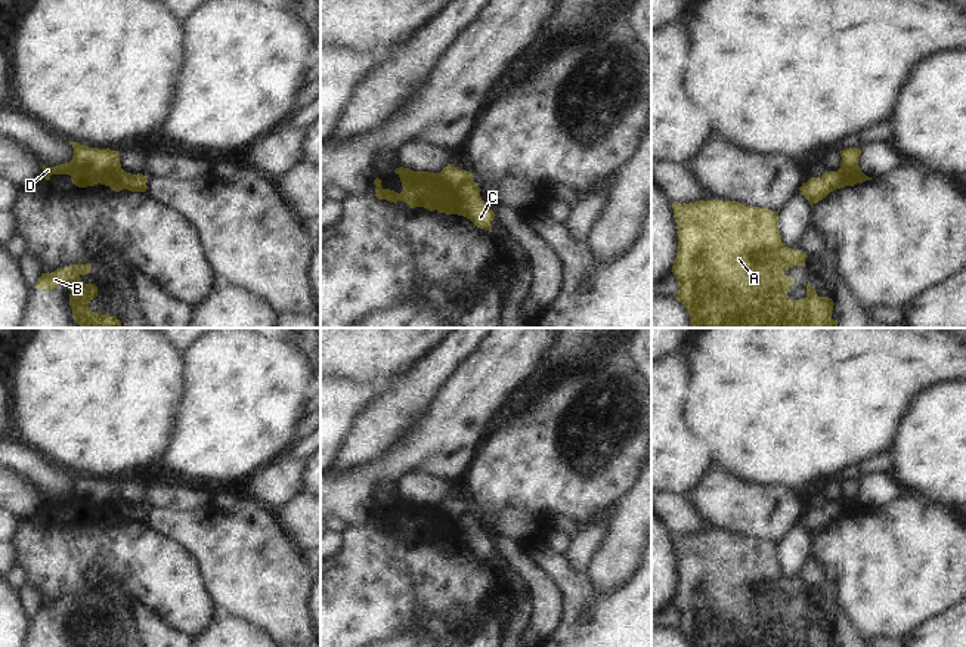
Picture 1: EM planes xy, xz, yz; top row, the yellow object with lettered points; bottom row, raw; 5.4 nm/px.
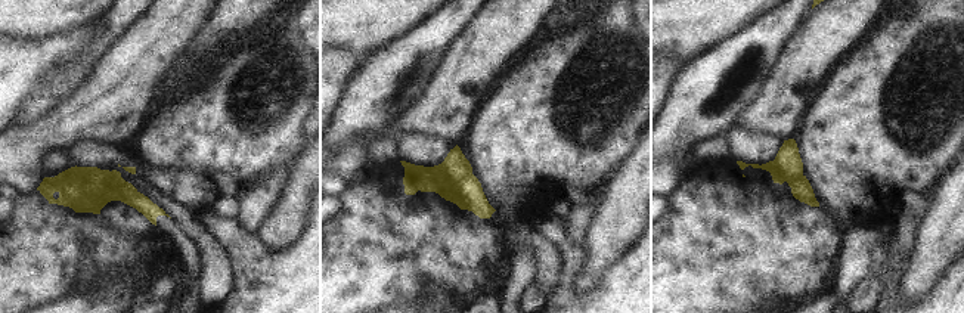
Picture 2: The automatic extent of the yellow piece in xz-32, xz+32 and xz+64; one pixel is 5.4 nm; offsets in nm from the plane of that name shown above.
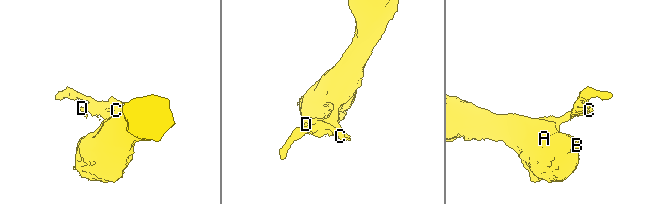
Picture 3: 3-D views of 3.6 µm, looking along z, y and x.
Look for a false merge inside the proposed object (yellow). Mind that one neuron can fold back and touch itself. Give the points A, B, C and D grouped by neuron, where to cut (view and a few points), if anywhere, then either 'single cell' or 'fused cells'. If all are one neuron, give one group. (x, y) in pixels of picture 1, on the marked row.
groups A B / C D; cut xz (439, 173), (452, 183), (467, 183), (471, 180); fused cells

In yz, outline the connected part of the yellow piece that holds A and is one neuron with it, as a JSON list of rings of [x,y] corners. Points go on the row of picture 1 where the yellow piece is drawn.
[[[722,199],[672,204],[672,208],[678,229],[678,253],[672,266],[679,287],[675,298],[687,309],[691,328],[837,328],[832,318],[833,300],[818,297],[809,284],[804,300],[786,297],[795,279],[784,272],[793,266],[805,267],[808,256],[781,242],[778,211]]]

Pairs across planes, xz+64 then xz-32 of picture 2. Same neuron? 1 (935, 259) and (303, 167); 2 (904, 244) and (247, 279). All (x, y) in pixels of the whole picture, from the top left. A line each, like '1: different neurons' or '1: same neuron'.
1: same neuron
2: different neurons

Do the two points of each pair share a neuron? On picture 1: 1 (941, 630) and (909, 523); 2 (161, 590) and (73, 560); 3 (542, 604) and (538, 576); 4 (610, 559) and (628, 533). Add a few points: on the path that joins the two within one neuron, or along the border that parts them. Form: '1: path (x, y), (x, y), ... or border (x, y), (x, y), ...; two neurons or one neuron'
1: border (950, 606), (909, 631); two neurons
2: path (139, 567), (127, 560), (95, 560); one neuron
3: path (542, 597), (539, 584); one neuron
4: path (616, 553), (625, 539); one neuron

